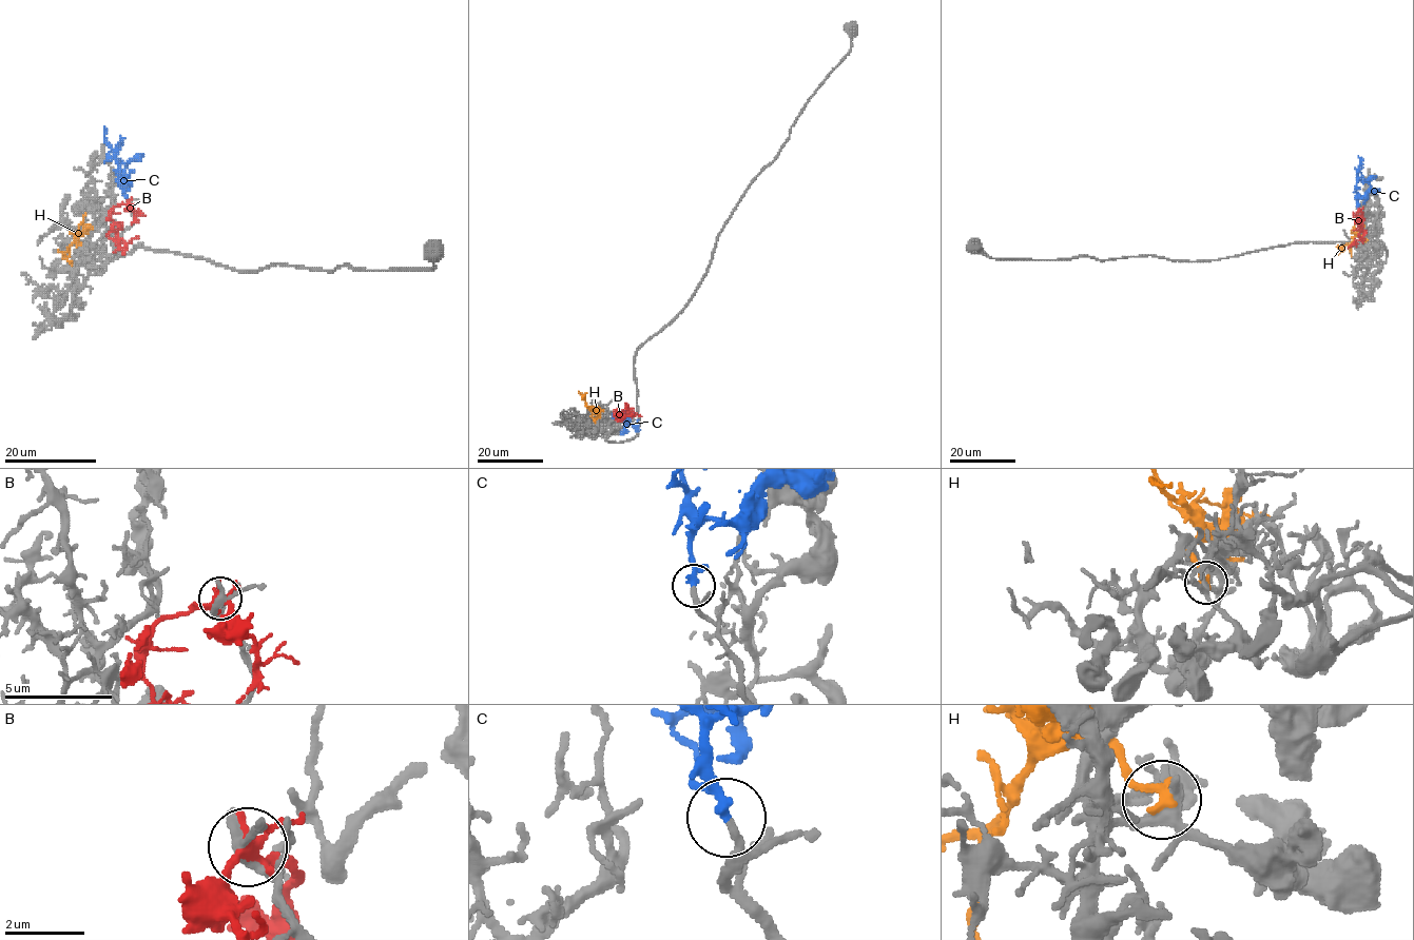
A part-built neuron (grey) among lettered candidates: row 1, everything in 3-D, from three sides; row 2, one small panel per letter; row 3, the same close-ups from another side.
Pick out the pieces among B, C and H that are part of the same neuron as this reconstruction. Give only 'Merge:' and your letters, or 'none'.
Merge: C

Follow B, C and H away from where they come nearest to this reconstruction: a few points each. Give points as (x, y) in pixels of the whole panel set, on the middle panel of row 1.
B: (628, 413), (617, 417), (621, 418), (619, 415), (626, 403)
C: (627, 412), (612, 413)
H: (594, 420), (593, 411), (583, 397), (588, 393)

